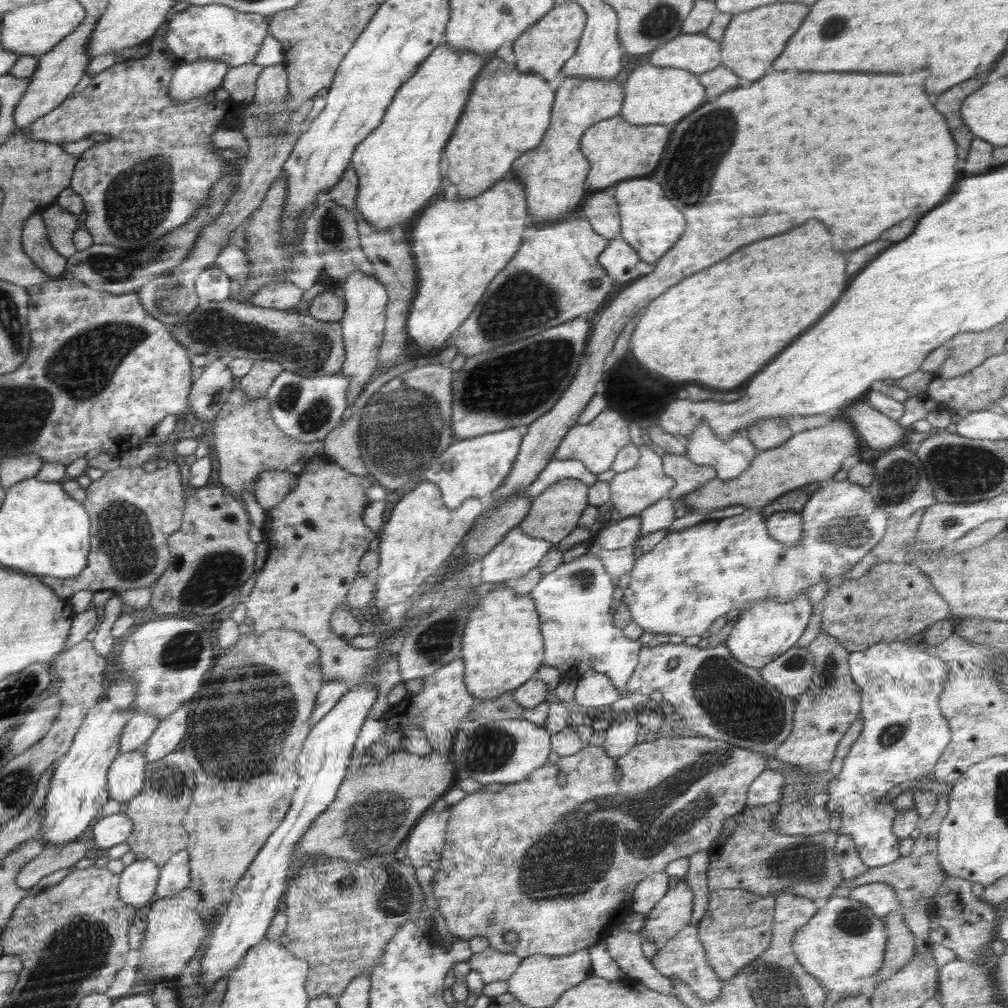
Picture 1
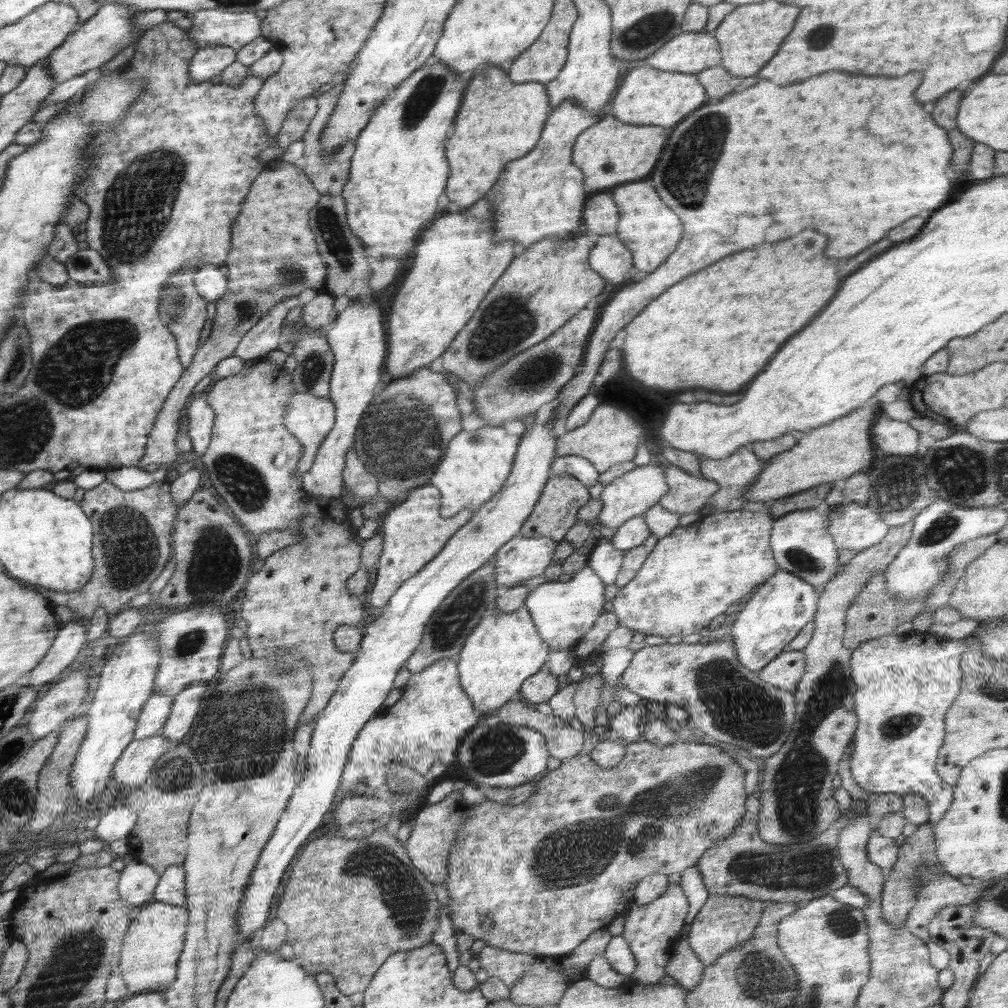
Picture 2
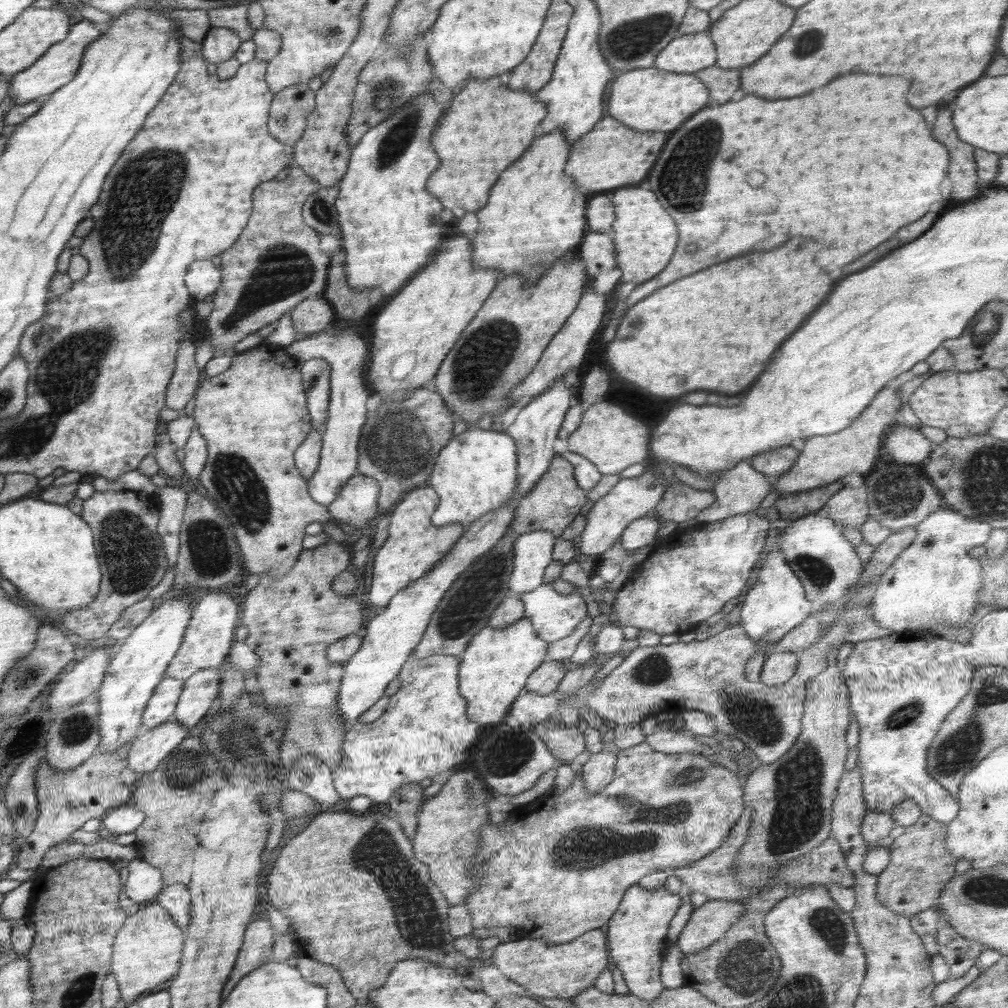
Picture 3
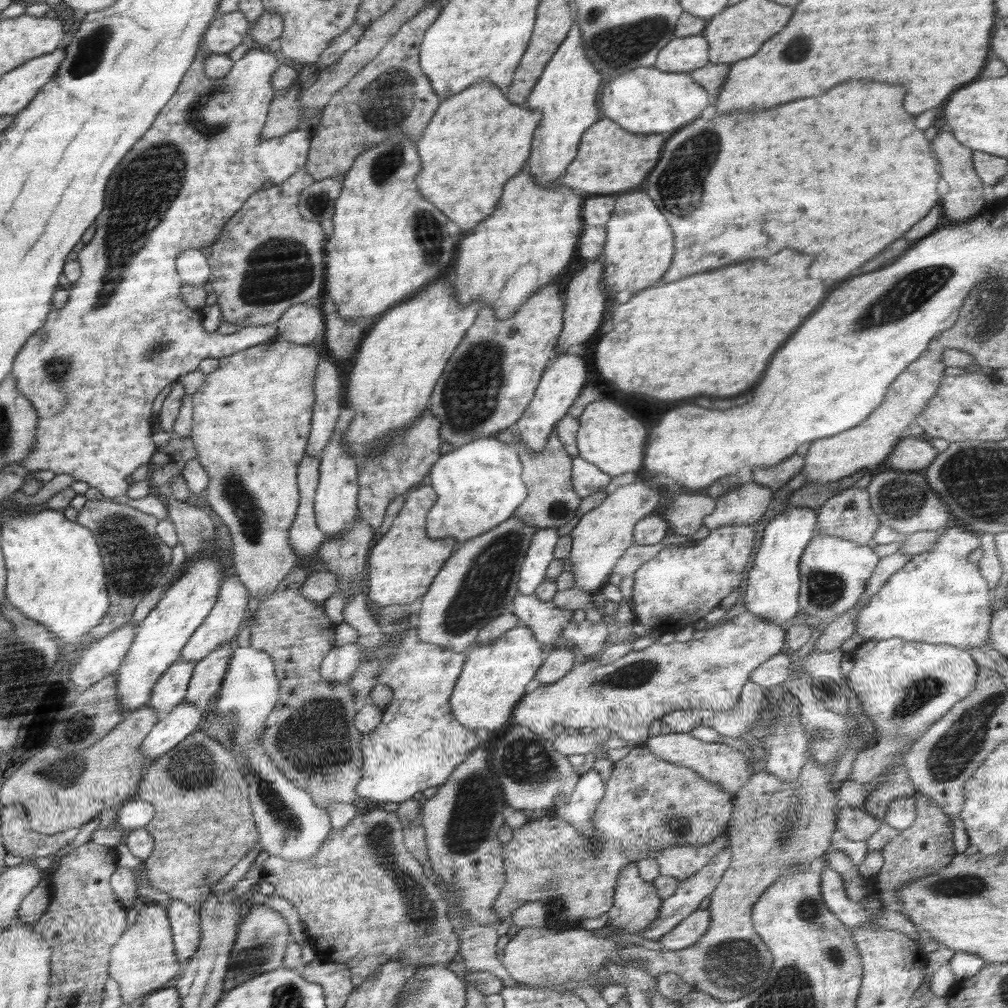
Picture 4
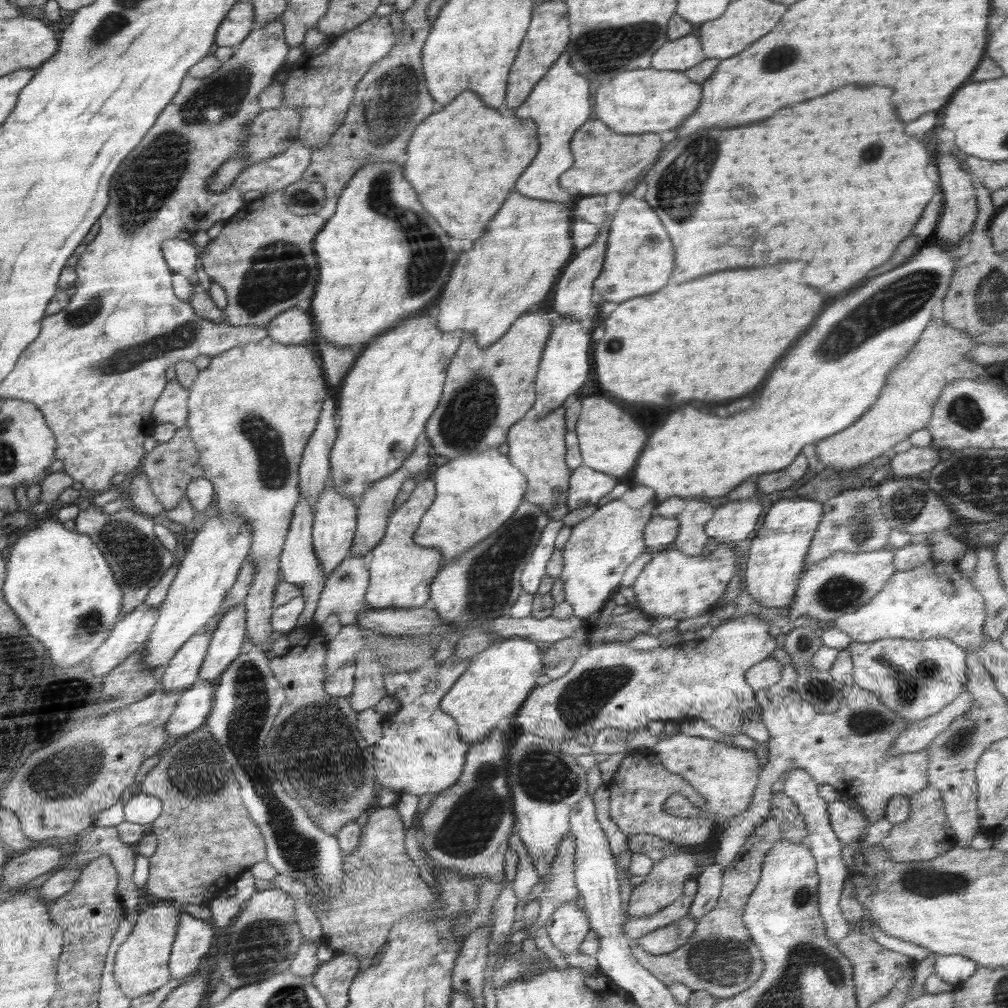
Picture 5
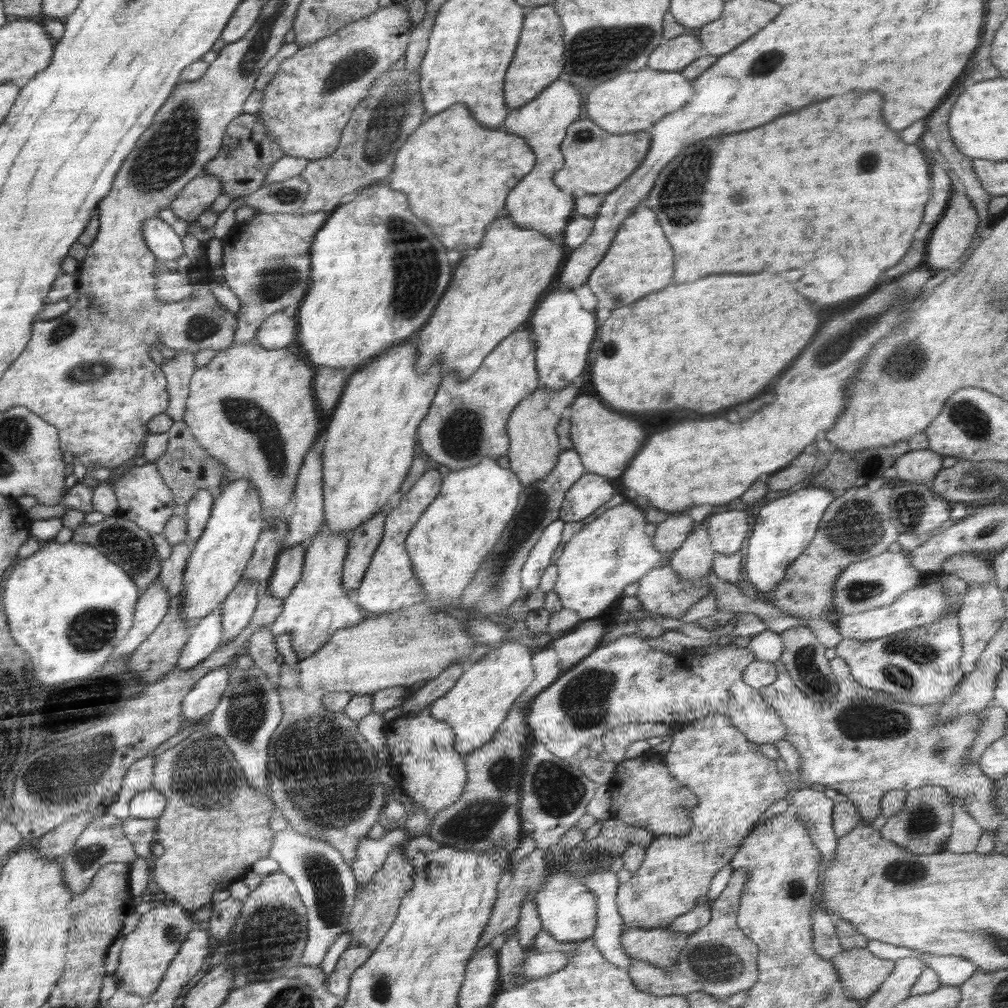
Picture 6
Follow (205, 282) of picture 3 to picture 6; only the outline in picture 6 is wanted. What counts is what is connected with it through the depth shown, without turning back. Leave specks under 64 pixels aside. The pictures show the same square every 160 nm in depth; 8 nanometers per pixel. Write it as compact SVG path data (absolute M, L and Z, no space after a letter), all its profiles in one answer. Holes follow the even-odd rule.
M150 218L141 227L145 242L156 258L161 258L168 265L175 266L176 259L184 254L181 237L174 229L160 218Z

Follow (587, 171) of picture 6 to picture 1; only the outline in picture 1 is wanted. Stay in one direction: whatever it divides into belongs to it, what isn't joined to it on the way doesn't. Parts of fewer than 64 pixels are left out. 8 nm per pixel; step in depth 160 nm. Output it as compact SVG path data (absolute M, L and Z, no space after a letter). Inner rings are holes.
M618 114L587 128L579 144L582 154L590 163L586 185L589 188L592 186L594 190L600 190L634 176L650 174L658 166L658 160L664 154L664 148L672 134L670 128L666 126L668 125L633 125Z

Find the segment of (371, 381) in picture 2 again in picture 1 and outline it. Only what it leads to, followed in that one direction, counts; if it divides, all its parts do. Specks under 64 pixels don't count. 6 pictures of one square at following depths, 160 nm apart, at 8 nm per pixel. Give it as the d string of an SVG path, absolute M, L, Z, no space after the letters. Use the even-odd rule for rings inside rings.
M355 270L341 283L344 291L345 311L339 320L344 331L345 362L341 373L351 378L346 398L350 406L358 400L370 376L376 372L379 348L382 344L382 330L385 329L385 312L388 295L385 286L374 278L366 276L361 270Z

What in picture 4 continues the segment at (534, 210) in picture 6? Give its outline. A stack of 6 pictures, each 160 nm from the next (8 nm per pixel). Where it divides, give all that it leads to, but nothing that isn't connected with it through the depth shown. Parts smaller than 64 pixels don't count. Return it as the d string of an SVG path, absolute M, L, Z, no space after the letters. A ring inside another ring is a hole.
M575 20L571 25L569 33L544 67L542 76L524 104L530 110L542 112L541 121L533 134L531 153L526 164L526 169L539 186L551 186L565 173L577 155L582 135L602 118L596 107L596 92L600 90L602 75L586 58L582 33L577 22Z

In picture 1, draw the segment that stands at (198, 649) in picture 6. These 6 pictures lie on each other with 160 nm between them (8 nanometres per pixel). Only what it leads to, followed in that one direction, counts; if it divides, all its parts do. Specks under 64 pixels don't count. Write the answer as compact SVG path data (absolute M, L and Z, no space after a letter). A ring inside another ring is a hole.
M134 712L125 726L119 743L119 754L140 749L159 725L159 718L148 712Z

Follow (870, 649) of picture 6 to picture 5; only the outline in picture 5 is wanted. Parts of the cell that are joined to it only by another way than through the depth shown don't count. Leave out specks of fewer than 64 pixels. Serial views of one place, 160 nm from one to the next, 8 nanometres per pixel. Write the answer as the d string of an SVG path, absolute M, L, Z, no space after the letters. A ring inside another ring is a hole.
M883 638L874 642L852 641L847 646L853 662L853 678L858 686L874 693L890 710L908 724L921 721L950 705L966 690L969 681L966 652L949 638Z

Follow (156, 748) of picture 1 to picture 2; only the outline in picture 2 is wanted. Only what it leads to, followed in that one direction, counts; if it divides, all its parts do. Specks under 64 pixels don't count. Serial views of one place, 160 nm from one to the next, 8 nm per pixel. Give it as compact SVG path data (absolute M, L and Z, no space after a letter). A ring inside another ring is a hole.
M193 682L173 699L168 720L160 732L173 746L179 744L188 730L192 728L194 718L200 711L200 703L202 703L206 687L205 682Z

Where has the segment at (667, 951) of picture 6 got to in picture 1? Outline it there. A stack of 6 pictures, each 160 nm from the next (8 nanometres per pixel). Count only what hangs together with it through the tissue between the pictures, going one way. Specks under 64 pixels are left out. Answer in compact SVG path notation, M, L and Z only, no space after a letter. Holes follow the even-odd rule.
M722 889L709 893L709 904L704 917L698 926L698 941L704 947L708 965L718 975L722 982L732 980L744 966L754 962L762 953L768 950L772 942L772 925L775 910L775 897L758 895L746 889Z

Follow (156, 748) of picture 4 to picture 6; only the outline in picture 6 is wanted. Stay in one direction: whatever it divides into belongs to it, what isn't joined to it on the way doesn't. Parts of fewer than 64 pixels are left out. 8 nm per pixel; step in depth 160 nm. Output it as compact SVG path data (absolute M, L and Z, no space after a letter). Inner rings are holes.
M223 667L206 673L182 702L182 712L192 724L205 719L220 703L226 685L229 683L229 673Z

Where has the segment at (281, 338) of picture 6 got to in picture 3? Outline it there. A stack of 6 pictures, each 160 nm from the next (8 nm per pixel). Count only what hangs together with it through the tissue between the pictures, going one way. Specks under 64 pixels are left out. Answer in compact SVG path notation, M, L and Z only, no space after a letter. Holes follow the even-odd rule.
M322 297L306 299L291 314L294 330L308 336L332 328L334 318L335 311Z

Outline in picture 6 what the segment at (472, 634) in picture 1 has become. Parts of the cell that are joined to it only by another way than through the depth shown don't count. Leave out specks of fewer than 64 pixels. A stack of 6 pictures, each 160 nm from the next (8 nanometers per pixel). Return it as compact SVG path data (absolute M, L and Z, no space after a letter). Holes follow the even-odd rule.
M502 643L494 646L487 655L465 666L454 686L430 706L430 716L447 722L454 731L454 748L462 757L484 746L496 734L516 698L534 680L532 669L533 648L518 643Z

